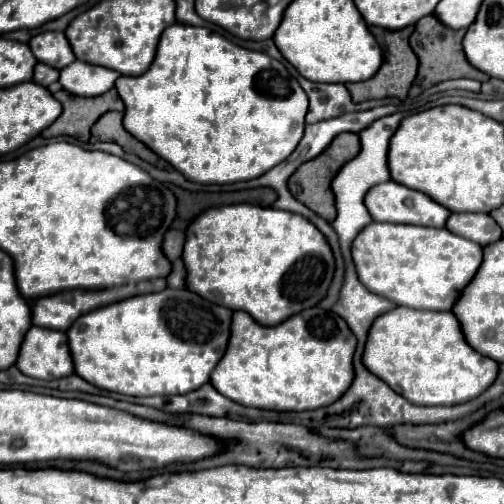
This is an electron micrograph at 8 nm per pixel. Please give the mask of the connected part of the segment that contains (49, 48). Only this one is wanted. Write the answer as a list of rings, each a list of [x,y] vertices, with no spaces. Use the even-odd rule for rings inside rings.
[[[44,31],[30,39],[30,49],[40,63],[46,63],[54,69],[64,69],[76,61],[72,47],[62,31]]]

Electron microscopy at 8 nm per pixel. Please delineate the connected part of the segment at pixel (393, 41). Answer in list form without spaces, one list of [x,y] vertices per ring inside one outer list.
[[[372,27],[376,39],[382,43],[384,47],[384,61],[382,67],[378,69],[378,73],[368,79],[368,81],[360,81],[360,83],[348,83],[348,91],[352,95],[352,101],[360,103],[360,101],[368,101],[368,99],[384,99],[384,97],[398,97],[398,99],[406,99],[408,89],[416,77],[416,69],[418,69],[418,59],[414,55],[414,51],[408,45],[408,37],[412,33],[412,27],[406,27],[402,31],[384,31],[378,27]]]

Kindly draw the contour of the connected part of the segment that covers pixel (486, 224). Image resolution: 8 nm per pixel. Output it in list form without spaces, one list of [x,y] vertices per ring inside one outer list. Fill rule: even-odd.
[[[452,213],[448,217],[446,229],[464,239],[476,241],[478,245],[488,245],[502,237],[498,223],[484,213]]]

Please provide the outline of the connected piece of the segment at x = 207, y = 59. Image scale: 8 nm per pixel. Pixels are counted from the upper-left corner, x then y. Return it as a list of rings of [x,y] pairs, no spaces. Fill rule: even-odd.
[[[186,23],[168,27],[150,69],[138,77],[120,77],[116,91],[126,105],[124,129],[194,183],[236,183],[260,177],[282,163],[304,135],[308,95],[286,67],[266,53],[238,47],[206,27]]]

